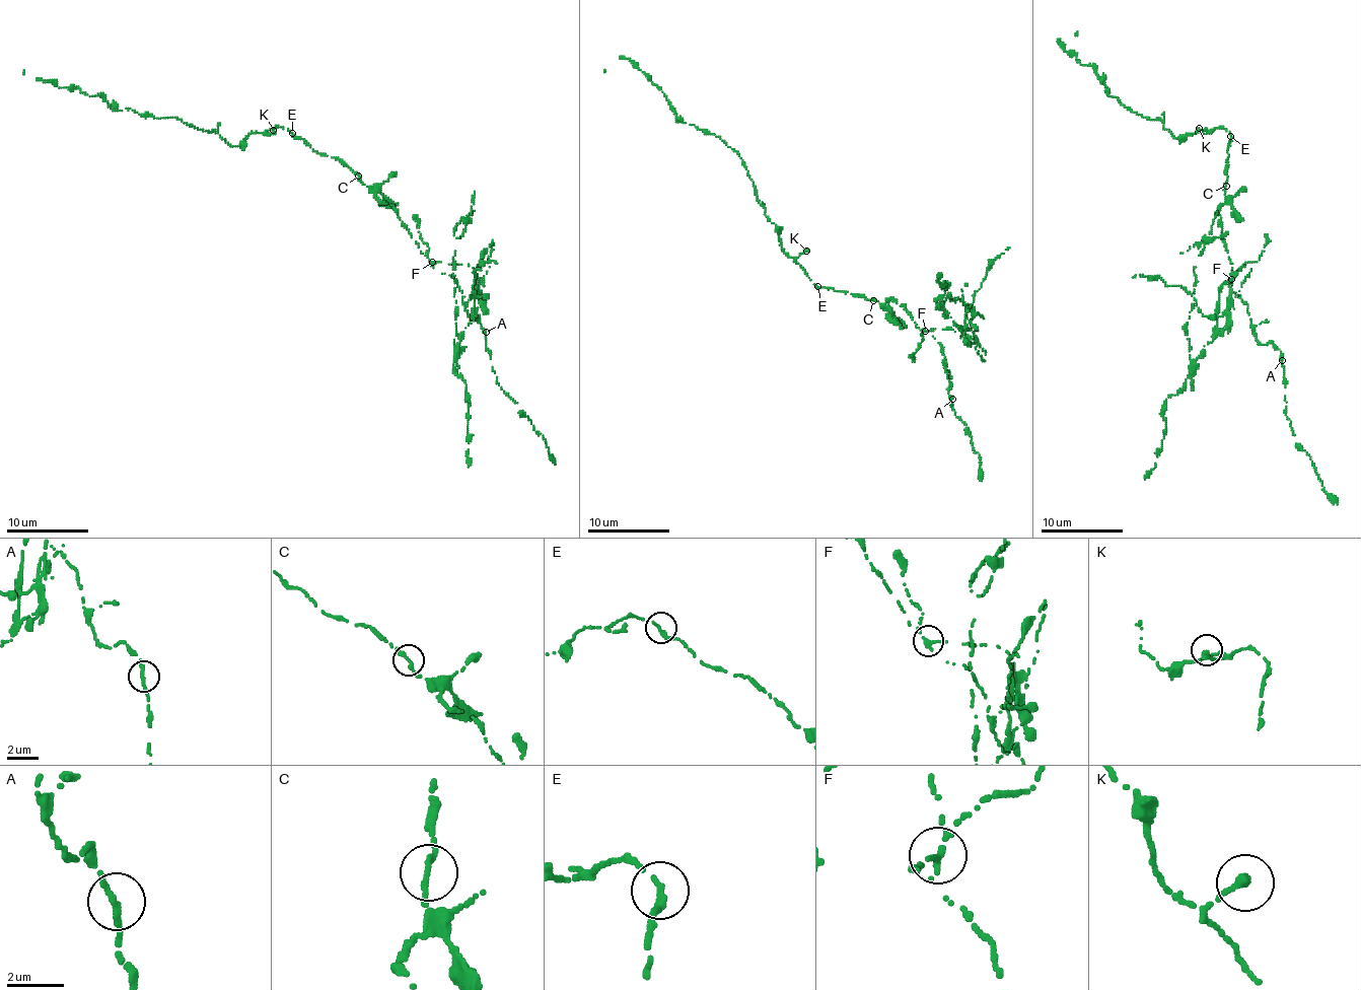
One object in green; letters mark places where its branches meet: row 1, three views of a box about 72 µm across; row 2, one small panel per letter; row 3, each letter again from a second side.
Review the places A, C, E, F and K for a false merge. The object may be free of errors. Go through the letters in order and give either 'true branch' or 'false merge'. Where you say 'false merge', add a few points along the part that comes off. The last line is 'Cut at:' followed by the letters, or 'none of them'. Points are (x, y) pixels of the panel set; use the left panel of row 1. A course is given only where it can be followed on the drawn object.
A: true branch
C: true branch
E: true branch
F: false merge; course (431, 262), (469, 264), (477, 274), (474, 319), (456, 345), (453, 257), (466, 229), (459, 221), (458, 237)
K: true branch
Cut at: F

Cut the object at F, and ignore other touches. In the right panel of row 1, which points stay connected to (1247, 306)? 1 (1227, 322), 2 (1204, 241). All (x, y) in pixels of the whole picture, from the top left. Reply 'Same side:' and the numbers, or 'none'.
Same side: none

